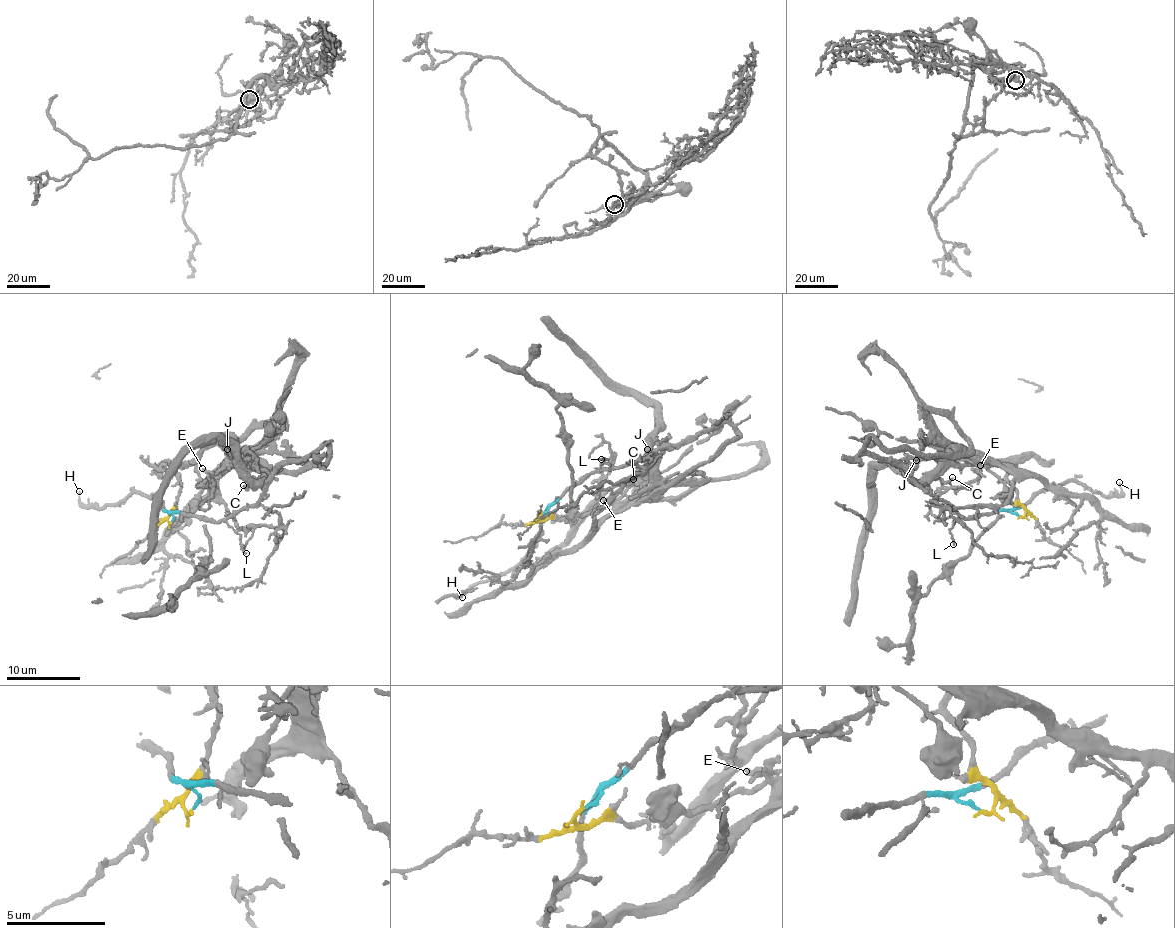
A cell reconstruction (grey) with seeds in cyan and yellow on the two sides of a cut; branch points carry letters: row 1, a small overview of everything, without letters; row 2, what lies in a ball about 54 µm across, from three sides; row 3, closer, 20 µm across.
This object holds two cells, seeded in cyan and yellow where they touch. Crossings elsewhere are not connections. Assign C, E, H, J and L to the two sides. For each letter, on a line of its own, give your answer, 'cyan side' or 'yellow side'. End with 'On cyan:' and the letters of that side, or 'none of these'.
C: yellow side
E: yellow side
H: cyan side
J: yellow side
L: cyan side
On cyan: H, L

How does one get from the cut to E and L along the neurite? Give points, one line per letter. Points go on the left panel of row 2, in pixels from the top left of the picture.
E: (170, 522), (167, 517), (179, 487), (177, 466), (216, 445), (229, 457), (221, 469), (208, 473), (202, 468)
L: (172, 521), (172, 512), (197, 514), (215, 521), (224, 519), (241, 536), (242, 550), (247, 553)

